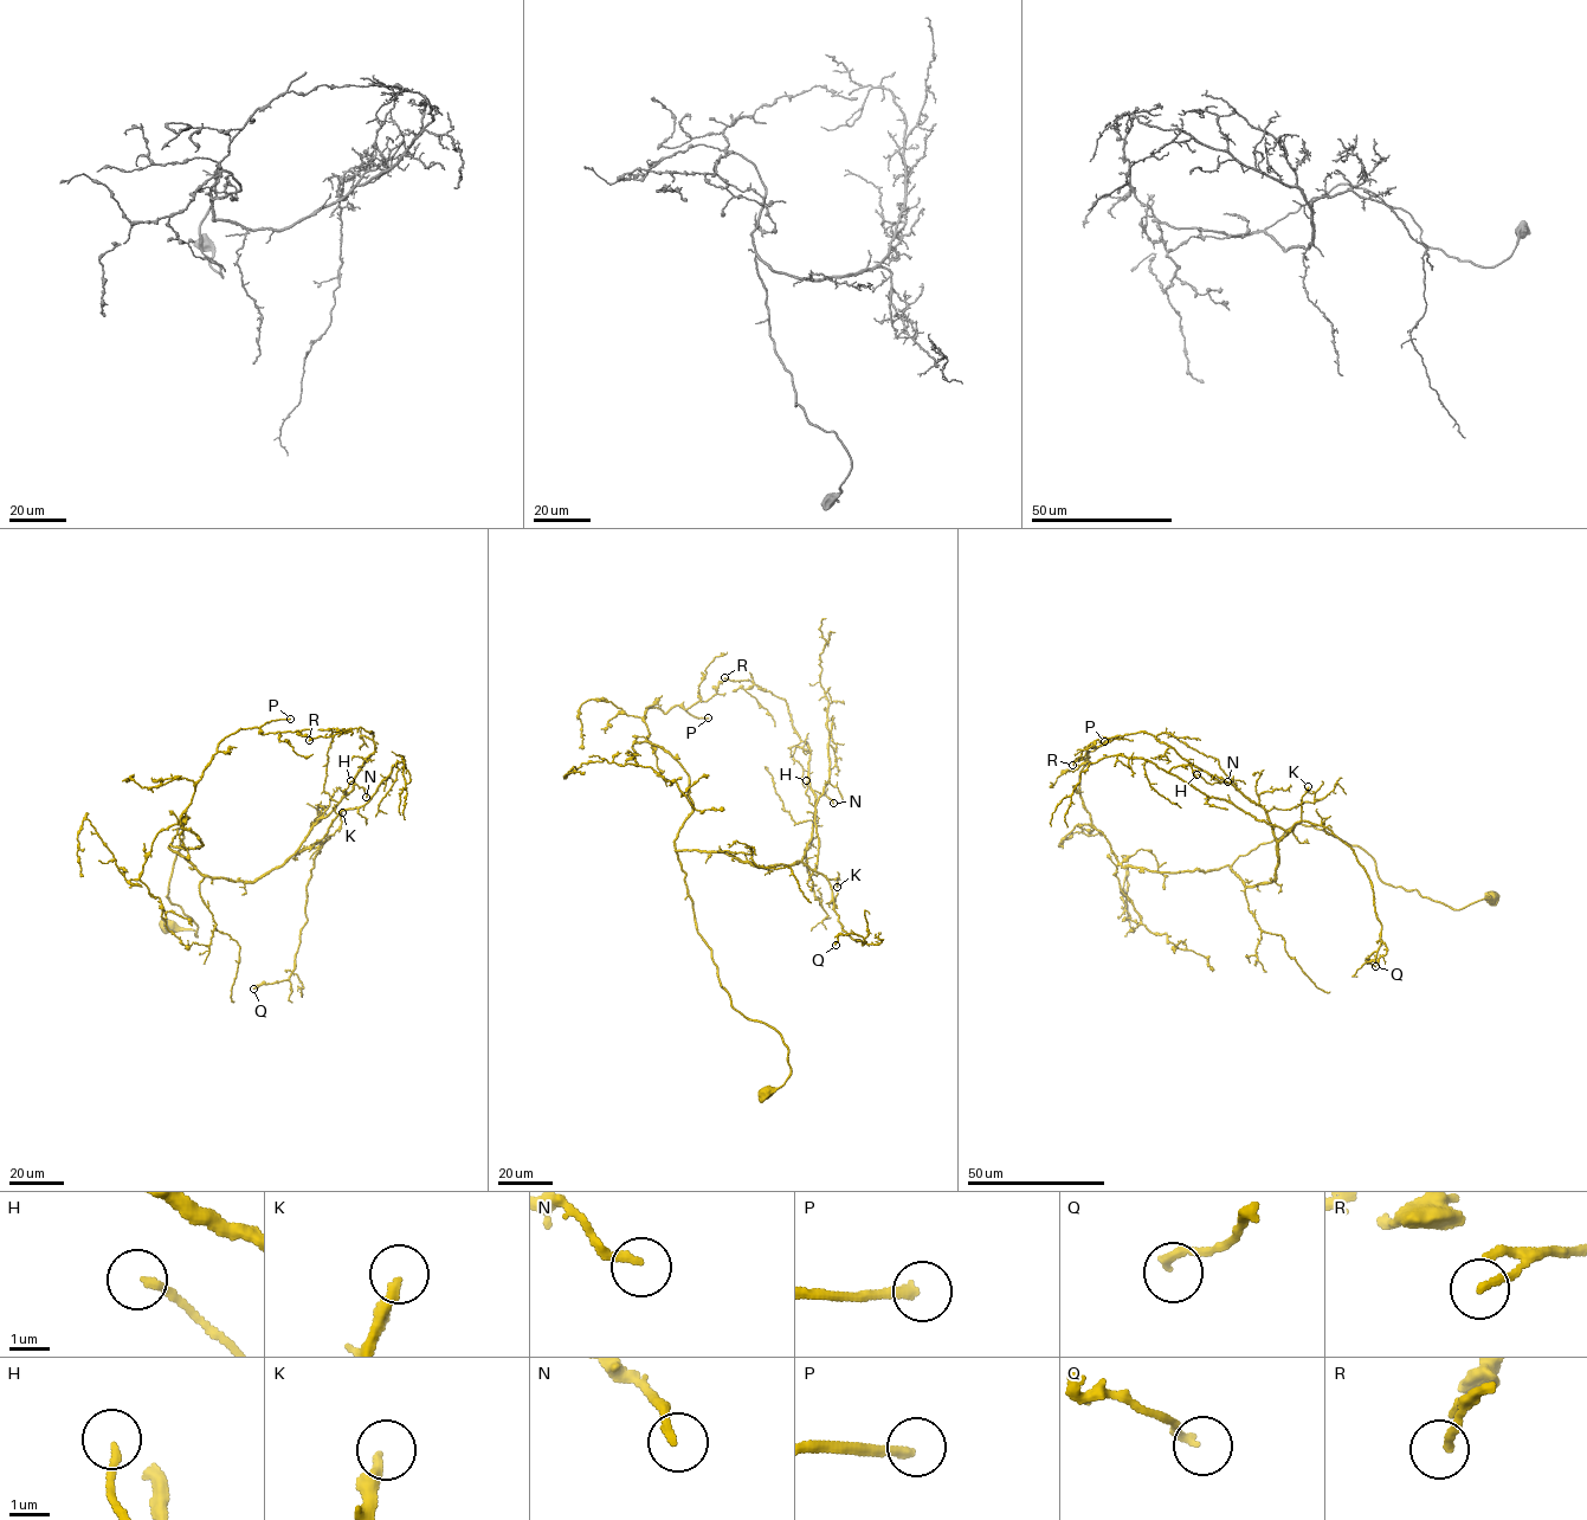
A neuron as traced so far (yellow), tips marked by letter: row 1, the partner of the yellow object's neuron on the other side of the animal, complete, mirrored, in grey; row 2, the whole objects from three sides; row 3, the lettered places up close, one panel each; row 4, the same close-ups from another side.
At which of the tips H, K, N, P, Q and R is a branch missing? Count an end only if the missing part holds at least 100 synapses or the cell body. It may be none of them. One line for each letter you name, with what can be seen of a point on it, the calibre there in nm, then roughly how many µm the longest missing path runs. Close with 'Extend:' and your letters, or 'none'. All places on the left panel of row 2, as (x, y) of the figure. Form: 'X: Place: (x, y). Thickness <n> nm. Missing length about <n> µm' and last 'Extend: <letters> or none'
P: Place: (290, 719). Thickness 240 nm. Missing length about 250 µm
Extend: P

